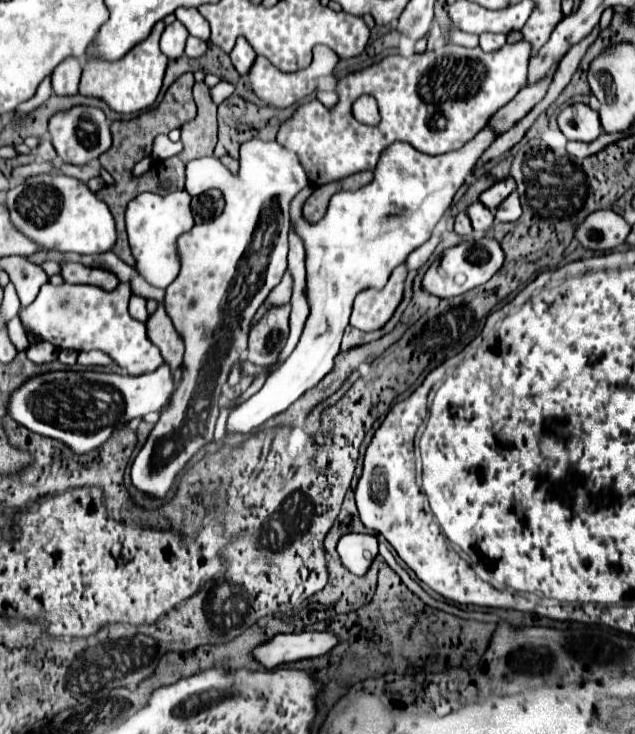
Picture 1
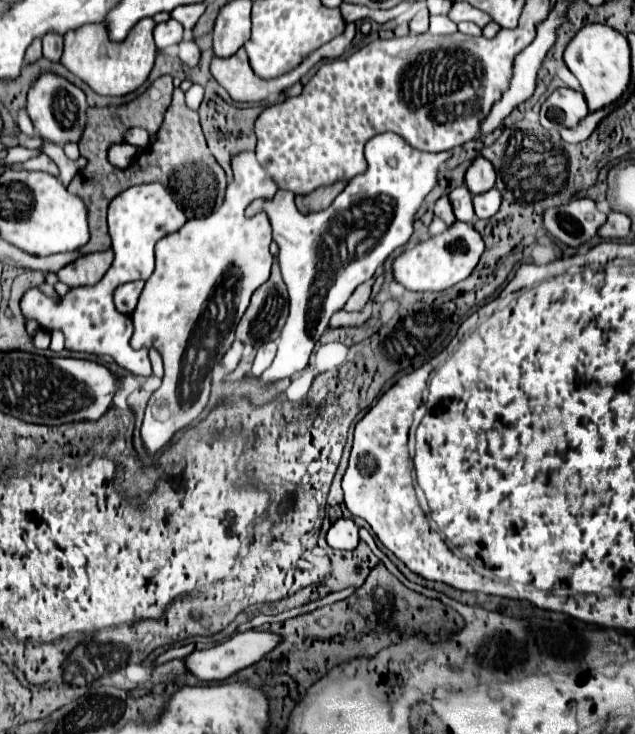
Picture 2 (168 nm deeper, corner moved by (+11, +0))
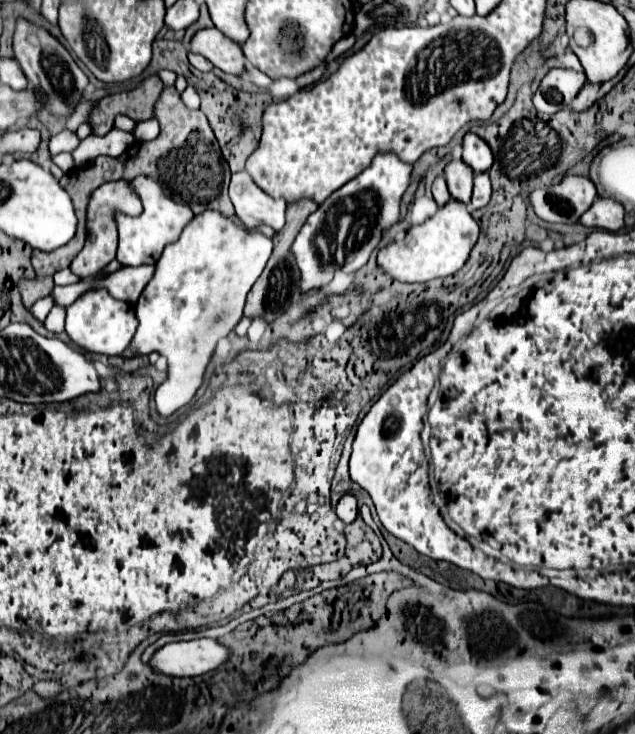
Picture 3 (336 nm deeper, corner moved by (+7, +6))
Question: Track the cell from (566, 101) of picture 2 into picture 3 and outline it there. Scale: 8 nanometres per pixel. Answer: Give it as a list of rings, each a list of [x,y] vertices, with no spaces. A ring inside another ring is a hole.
[[[550,69],[540,81],[536,93],[532,95],[532,103],[540,113],[554,115],[562,107],[570,105],[580,87],[586,83],[586,75],[572,69]]]

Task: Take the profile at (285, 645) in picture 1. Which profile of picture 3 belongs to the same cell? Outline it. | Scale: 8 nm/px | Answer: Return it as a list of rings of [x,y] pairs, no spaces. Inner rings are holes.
[[[194,639],[166,643],[152,655],[148,665],[154,673],[170,677],[194,677],[216,669],[226,659],[228,649],[216,639]]]

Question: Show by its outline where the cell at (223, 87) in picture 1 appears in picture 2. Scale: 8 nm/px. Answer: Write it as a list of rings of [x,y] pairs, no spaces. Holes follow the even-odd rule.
[[[192,85],[192,87],[186,91],[186,105],[188,105],[190,109],[198,109],[200,103],[202,103],[202,99],[204,99],[204,87]]]

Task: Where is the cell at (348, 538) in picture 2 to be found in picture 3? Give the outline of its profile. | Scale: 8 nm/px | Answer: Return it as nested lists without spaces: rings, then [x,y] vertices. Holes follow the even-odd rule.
[[[346,493],[340,497],[338,505],[336,505],[336,515],[348,525],[356,519],[358,515],[358,507],[356,507],[356,497],[352,493]]]

